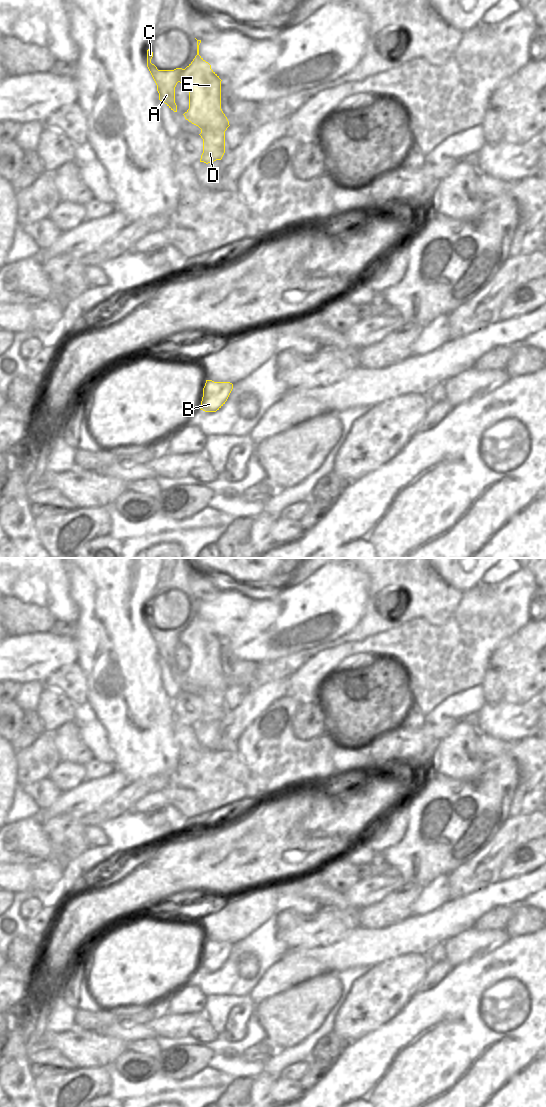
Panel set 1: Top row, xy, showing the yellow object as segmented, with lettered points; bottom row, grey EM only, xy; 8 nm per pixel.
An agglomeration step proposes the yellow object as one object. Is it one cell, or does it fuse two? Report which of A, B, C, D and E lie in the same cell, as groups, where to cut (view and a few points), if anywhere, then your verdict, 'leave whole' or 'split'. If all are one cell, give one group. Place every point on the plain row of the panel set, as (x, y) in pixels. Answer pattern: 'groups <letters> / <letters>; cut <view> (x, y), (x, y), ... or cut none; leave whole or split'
groups A B C D E; cut none; leave whole

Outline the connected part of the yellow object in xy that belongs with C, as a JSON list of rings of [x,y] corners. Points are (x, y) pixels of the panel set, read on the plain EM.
[[[197,600],[197,615],[193,621],[185,628],[174,630],[158,630],[151,623],[153,612],[147,610],[147,627],[157,645],[159,660],[164,662],[171,670],[177,672],[175,663],[175,647],[178,642],[184,644],[189,651],[189,669],[183,674],[185,679],[201,689],[199,694],[203,699],[203,713],[200,722],[206,724],[221,720],[225,713],[225,691],[230,686],[229,681],[221,669],[221,639],[211,629],[211,625],[199,615],[199,605],[201,600]]]

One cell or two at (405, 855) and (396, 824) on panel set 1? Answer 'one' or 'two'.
two

